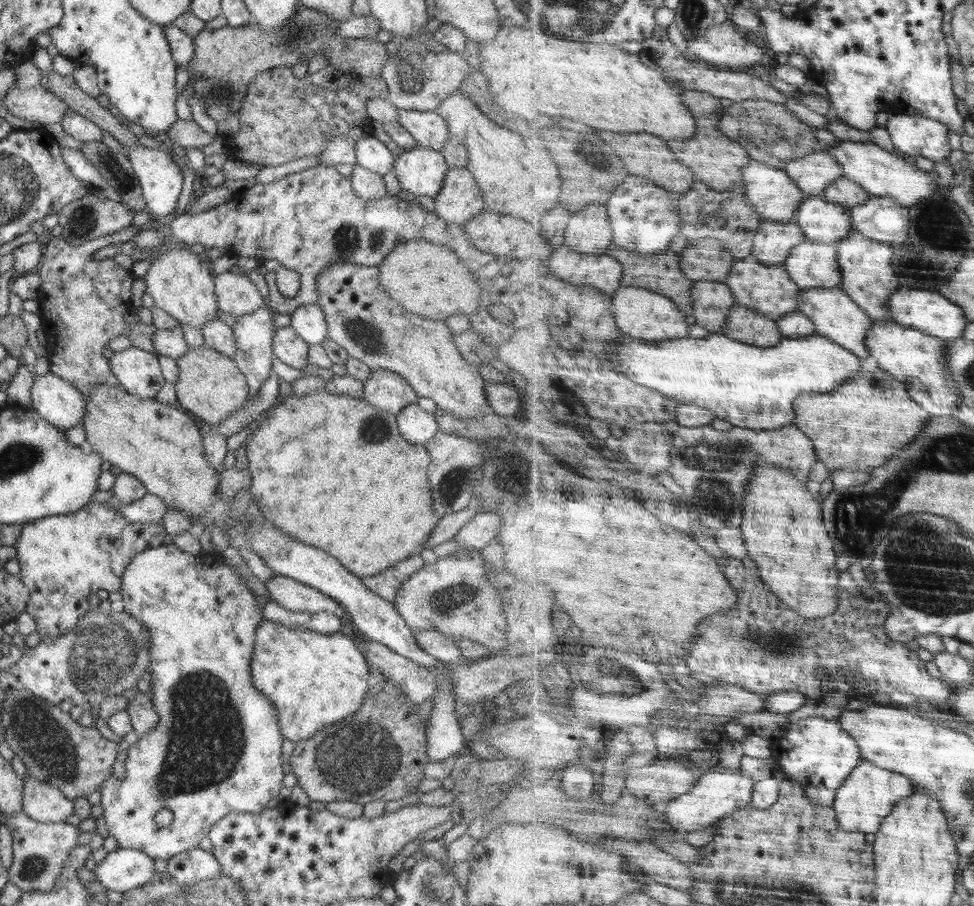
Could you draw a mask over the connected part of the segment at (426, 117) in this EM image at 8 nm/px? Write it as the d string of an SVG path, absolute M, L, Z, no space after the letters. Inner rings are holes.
M399 109L397 122L410 132L419 146L436 152L441 152L446 141L452 136L446 121L436 111Z

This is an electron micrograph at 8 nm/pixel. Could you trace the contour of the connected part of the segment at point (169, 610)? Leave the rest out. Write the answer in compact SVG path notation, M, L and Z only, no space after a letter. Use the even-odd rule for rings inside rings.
M162 544L158 548L148 548L144 552L139 552L134 556L132 562L128 564L122 576L122 588L120 592L123 598L123 610L130 613L132 617L140 620L144 627L148 627L148 635L151 637L150 649L150 692L152 707L158 715L156 728L150 732L139 736L136 744L130 744L125 758L125 776L120 779L112 776L102 783L100 788L101 806L104 809L102 817L108 832L119 843L119 848L130 848L140 850L146 856L154 859L170 860L178 854L191 849L199 848L200 841L210 832L210 829L221 818L233 812L259 813L266 808L266 804L272 798L278 798L280 789L283 787L284 768L282 768L282 744L284 735L280 731L276 707L272 701L254 687L252 683L252 673L250 673L250 660L255 646L255 632L258 624L264 619L258 600L252 590L246 585L246 580L242 579L226 563L220 562L210 556L197 556L184 552L172 544ZM160 808L168 808L172 811L174 819L170 826L159 828L155 821L155 814Z

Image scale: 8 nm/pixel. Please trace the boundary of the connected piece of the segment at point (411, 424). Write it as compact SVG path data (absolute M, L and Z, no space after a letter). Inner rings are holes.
M417 403L396 414L396 420L401 436L409 444L425 446L439 432L436 417L422 410Z

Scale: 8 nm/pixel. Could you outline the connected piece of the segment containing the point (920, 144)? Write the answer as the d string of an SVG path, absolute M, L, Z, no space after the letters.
M898 113L891 115L886 128L891 132L894 144L911 159L916 156L923 156L933 161L943 160L947 162L954 151L950 146L951 128L948 124L944 124L944 121L922 114Z

